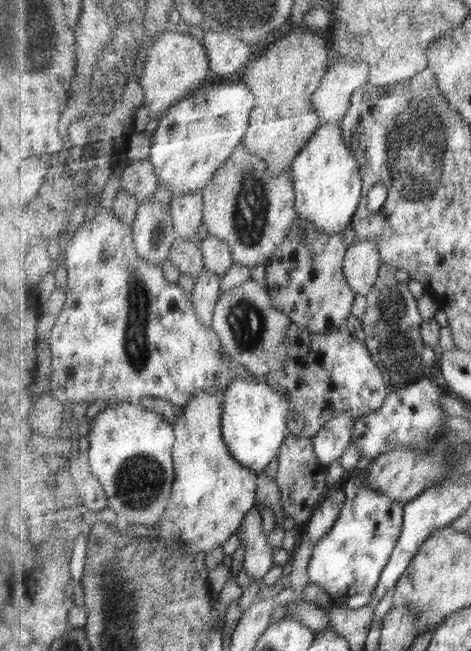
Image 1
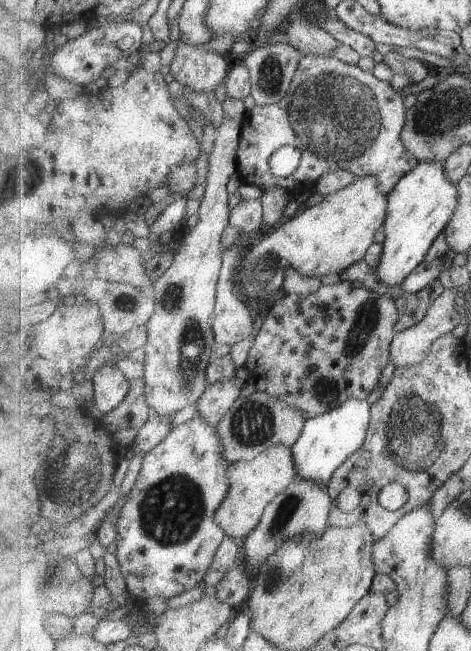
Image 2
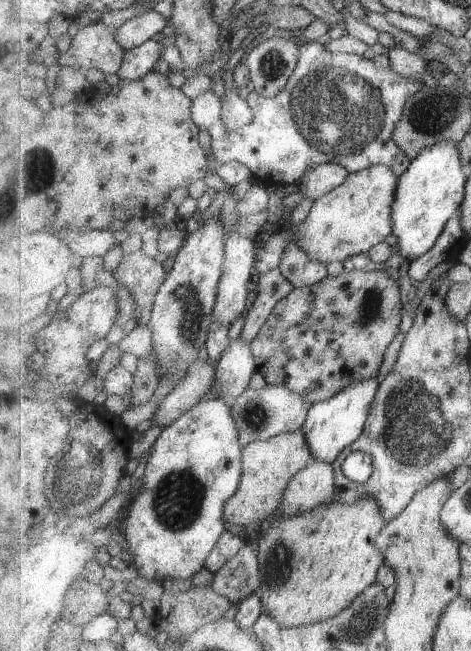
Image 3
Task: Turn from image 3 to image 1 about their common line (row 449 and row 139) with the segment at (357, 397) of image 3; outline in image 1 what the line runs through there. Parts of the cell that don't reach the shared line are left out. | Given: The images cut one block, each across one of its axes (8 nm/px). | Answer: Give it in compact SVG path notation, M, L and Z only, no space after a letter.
M340 122L320 126L291 163L291 171L295 177L293 185L298 216L311 221L319 231L337 233L345 230L364 202L364 184L359 161L351 145L345 141Z

